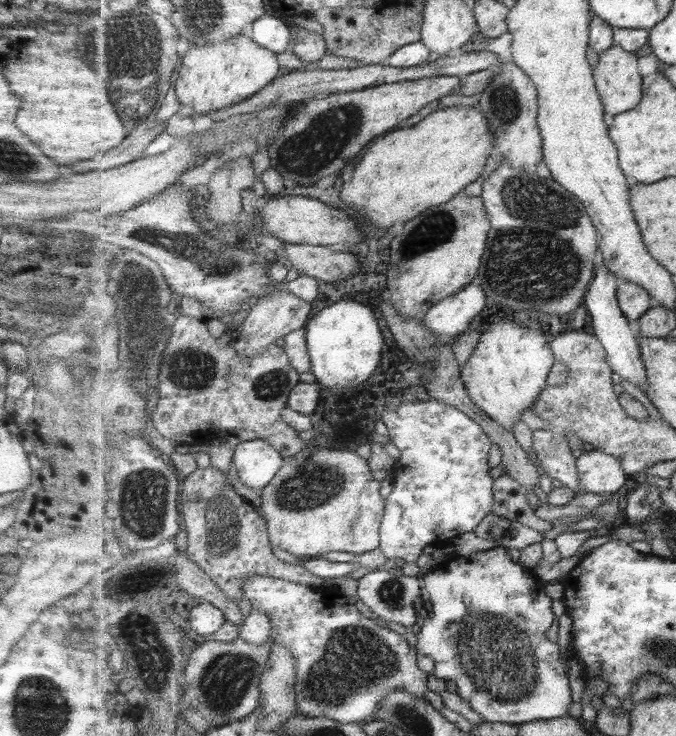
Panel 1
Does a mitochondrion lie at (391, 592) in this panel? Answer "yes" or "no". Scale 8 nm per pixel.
yes

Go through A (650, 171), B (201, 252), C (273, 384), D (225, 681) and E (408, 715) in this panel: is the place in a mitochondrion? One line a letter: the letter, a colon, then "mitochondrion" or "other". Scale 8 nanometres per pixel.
A: other
B: mitochondrion
C: mitochondrion
D: mitochondrion
E: mitochondrion

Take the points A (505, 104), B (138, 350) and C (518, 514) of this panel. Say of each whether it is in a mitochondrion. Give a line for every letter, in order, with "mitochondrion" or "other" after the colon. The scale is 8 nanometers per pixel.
A: mitochondrion
B: mitochondrion
C: other

